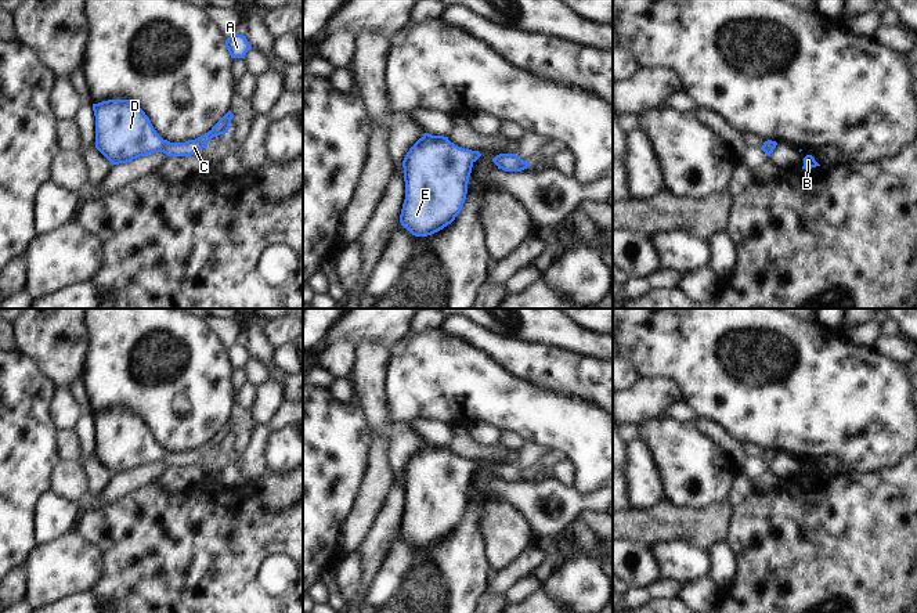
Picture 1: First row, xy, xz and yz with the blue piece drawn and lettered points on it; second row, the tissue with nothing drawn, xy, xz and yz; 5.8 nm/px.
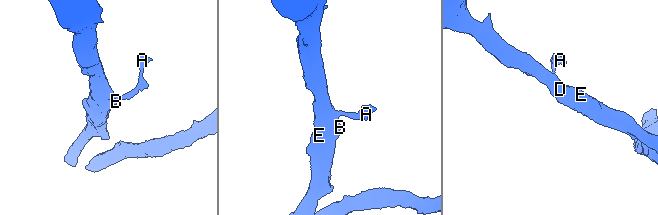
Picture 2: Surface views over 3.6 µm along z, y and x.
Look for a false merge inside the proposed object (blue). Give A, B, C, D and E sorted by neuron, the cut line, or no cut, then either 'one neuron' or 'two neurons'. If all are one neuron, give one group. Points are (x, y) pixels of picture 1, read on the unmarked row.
A B C D E | no cut | one neuron

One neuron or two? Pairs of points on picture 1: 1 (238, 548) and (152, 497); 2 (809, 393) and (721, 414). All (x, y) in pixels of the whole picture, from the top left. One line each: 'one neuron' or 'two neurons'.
1: one neuron
2: one neuron

